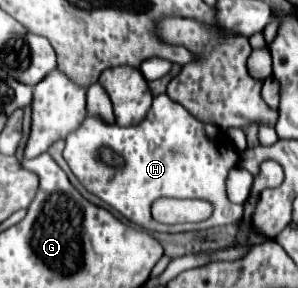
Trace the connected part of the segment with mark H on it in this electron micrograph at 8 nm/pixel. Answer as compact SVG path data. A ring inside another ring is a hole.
M166 93L156 95L154 103L148 111L148 115L134 127L120 127L120 125L106 125L100 117L86 117L84 123L66 137L66 149L64 159L70 165L72 173L78 177L78 181L96 197L100 197L104 203L120 211L128 221L148 229L148 231L166 231L166 233L180 233L180 231L200 231L210 229L216 225L230 225L234 221L242 221L244 207L234 205L226 197L226 175L232 167L238 165L238 153L234 151L232 143L228 141L226 133L222 133L218 127L210 123L198 121L194 115L190 115L180 103L172 101ZM98 149L112 149L116 155L122 157L122 167L110 167L104 161L98 159ZM158 197L176 197L176 199L204 199L214 205L214 213L210 219L202 223L184 223L184 225L160 225L152 219L150 207Z

